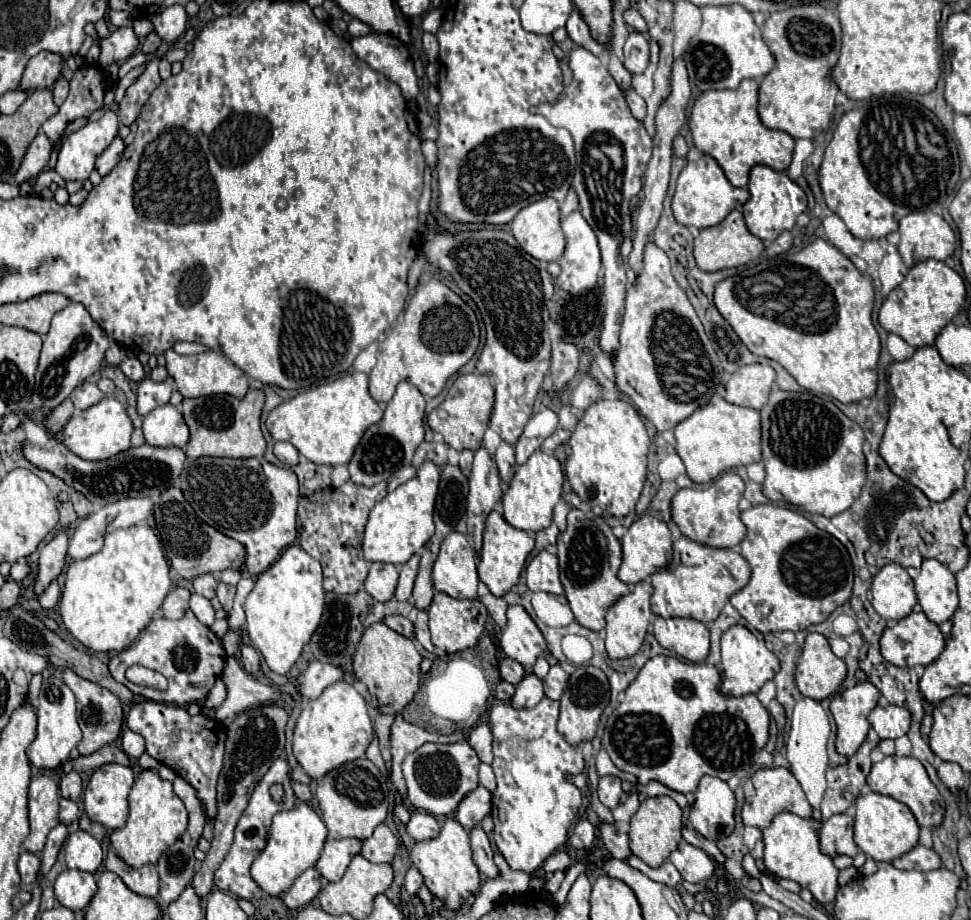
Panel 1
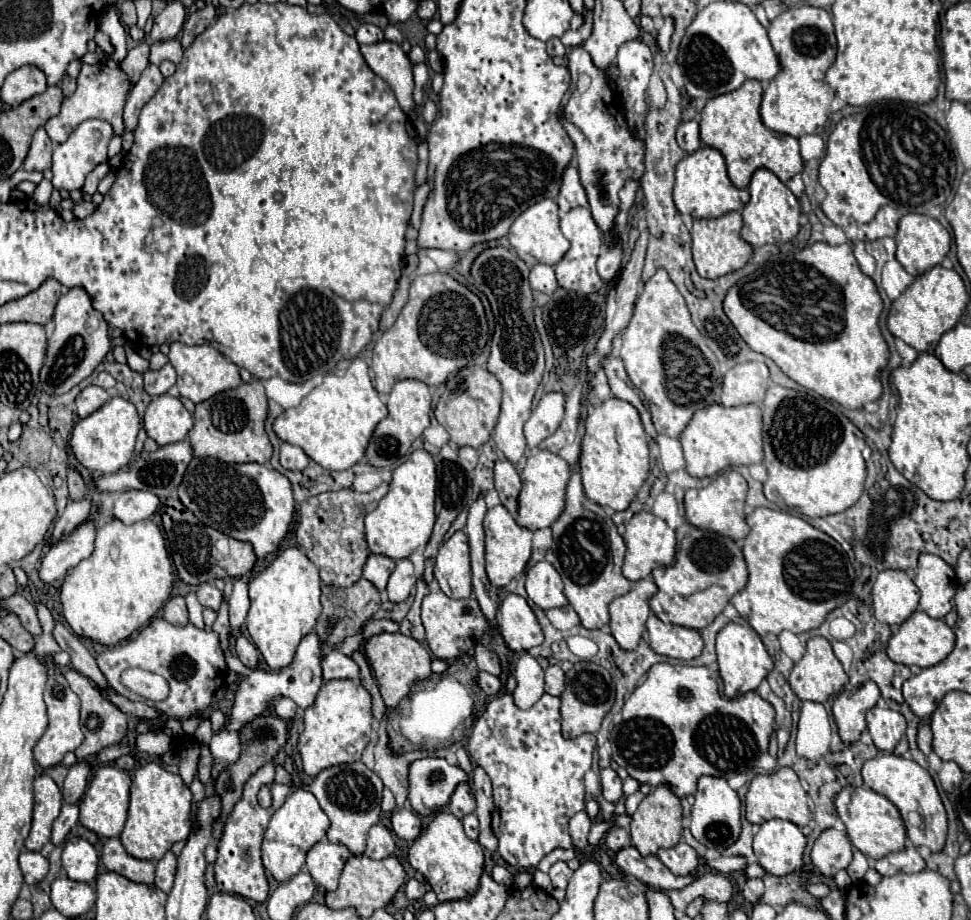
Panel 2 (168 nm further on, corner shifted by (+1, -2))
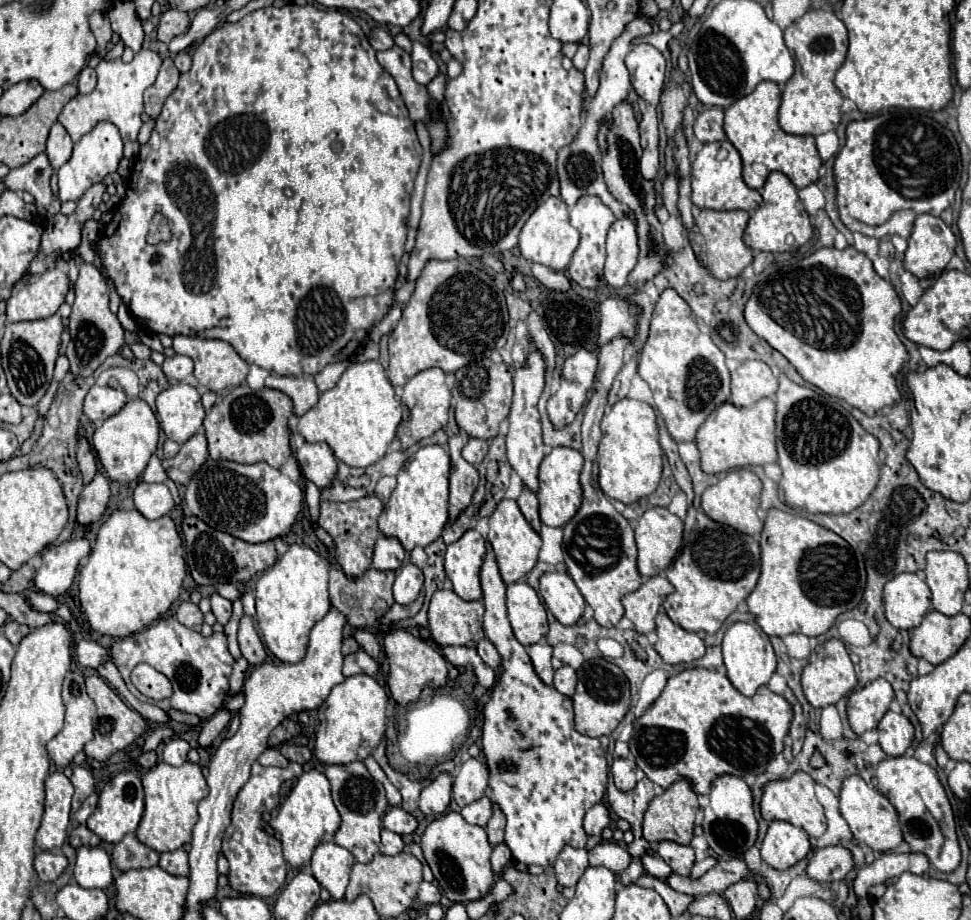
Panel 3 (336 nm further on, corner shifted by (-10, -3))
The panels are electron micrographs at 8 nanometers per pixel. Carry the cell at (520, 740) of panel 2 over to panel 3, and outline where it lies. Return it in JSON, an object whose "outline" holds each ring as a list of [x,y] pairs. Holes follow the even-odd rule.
{"outline":[[[488,545],[488,553],[484,557],[484,565],[480,571],[482,591],[484,591],[484,633],[486,639],[494,643],[502,657],[502,673],[492,687],[490,699],[484,705],[484,727],[482,727],[482,753],[486,757],[486,765],[490,771],[486,797],[492,799],[506,817],[506,845],[512,849],[512,855],[518,863],[526,865],[554,865],[558,853],[564,845],[586,847],[588,835],[582,827],[584,813],[604,799],[606,783],[608,783],[608,737],[588,737],[580,735],[574,729],[574,713],[572,699],[554,691],[552,685],[540,681],[534,671],[534,665],[518,639],[512,633],[508,615],[506,615],[506,585],[498,573],[498,565]]]}

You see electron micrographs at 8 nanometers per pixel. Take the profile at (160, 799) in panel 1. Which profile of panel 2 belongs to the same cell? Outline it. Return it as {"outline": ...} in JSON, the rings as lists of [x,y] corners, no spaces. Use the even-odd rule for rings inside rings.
{"outline":[[[149,762],[133,774],[131,802],[125,828],[121,832],[121,842],[133,858],[139,860],[159,860],[165,852],[173,848],[175,842],[185,840],[191,832],[191,790],[183,786],[177,774],[167,772],[159,762]]]}

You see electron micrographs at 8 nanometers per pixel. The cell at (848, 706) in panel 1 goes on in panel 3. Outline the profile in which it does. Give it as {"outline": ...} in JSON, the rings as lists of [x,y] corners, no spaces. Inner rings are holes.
{"outline":[[[876,679],[862,689],[856,689],[848,697],[848,721],[856,735],[876,729],[890,701],[894,699],[894,689],[886,679]]]}

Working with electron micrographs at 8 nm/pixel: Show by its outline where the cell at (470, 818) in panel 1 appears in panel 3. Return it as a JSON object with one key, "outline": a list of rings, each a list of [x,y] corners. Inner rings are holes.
{"outline":[[[468,759],[462,763],[458,775],[452,783],[452,799],[458,803],[458,807],[464,807],[468,803],[478,801],[488,787],[488,769],[486,763],[480,759]]]}

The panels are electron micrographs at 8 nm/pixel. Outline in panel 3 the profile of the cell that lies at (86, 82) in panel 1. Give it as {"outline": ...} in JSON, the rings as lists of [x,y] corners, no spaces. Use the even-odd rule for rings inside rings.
{"outline":[[[150,49],[138,51],[130,63],[122,63],[122,59],[114,59],[114,61],[102,59],[96,67],[96,73],[98,73],[96,89],[88,95],[76,95],[72,101],[66,103],[66,107],[62,109],[62,113],[58,117],[58,121],[70,133],[72,141],[76,143],[82,135],[92,131],[100,121],[114,123],[124,141],[126,139],[134,141],[138,137],[140,127],[142,127],[142,119],[140,119],[140,115],[144,111],[142,93],[144,93],[144,89],[148,89],[156,81],[160,63],[162,63],[160,55]]]}

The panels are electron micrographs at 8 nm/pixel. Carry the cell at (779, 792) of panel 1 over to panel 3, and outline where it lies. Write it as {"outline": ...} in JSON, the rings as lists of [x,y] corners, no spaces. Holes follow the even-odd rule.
{"outline":[[[804,771],[794,773],[790,779],[766,783],[764,793],[762,793],[762,801],[760,801],[760,813],[766,821],[776,821],[776,819],[788,821],[788,823],[804,829],[810,837],[822,837],[826,831],[824,809],[814,795],[814,779],[810,775],[806,775]]]}

